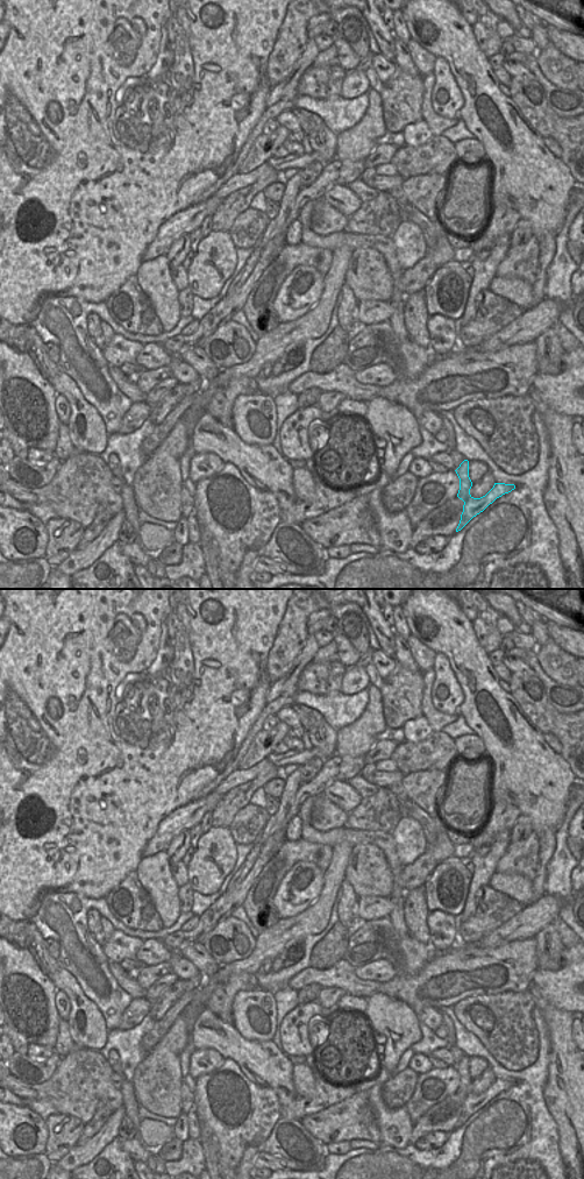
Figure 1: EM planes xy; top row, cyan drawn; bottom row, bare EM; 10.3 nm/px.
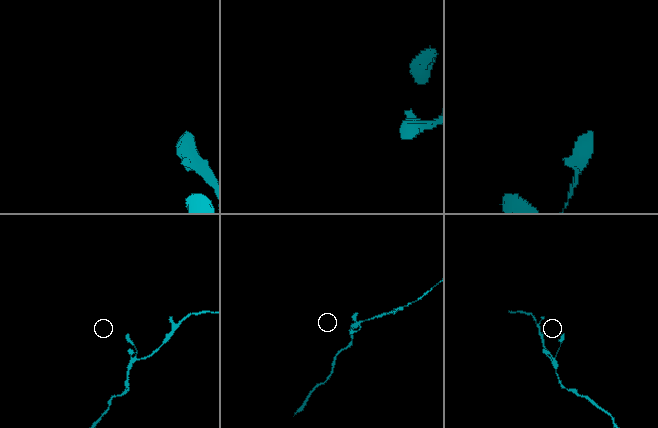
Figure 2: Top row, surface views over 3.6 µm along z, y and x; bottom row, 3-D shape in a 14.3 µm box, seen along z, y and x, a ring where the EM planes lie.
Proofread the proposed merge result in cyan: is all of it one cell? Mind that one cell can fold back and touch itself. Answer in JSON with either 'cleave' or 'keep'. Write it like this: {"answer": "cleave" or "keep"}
{"answer": "keep"}

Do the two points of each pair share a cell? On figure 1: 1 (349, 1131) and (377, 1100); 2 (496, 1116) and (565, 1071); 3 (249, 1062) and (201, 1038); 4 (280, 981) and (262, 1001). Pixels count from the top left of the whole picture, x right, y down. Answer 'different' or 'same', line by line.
1: different
2: different
3: same
4: different

